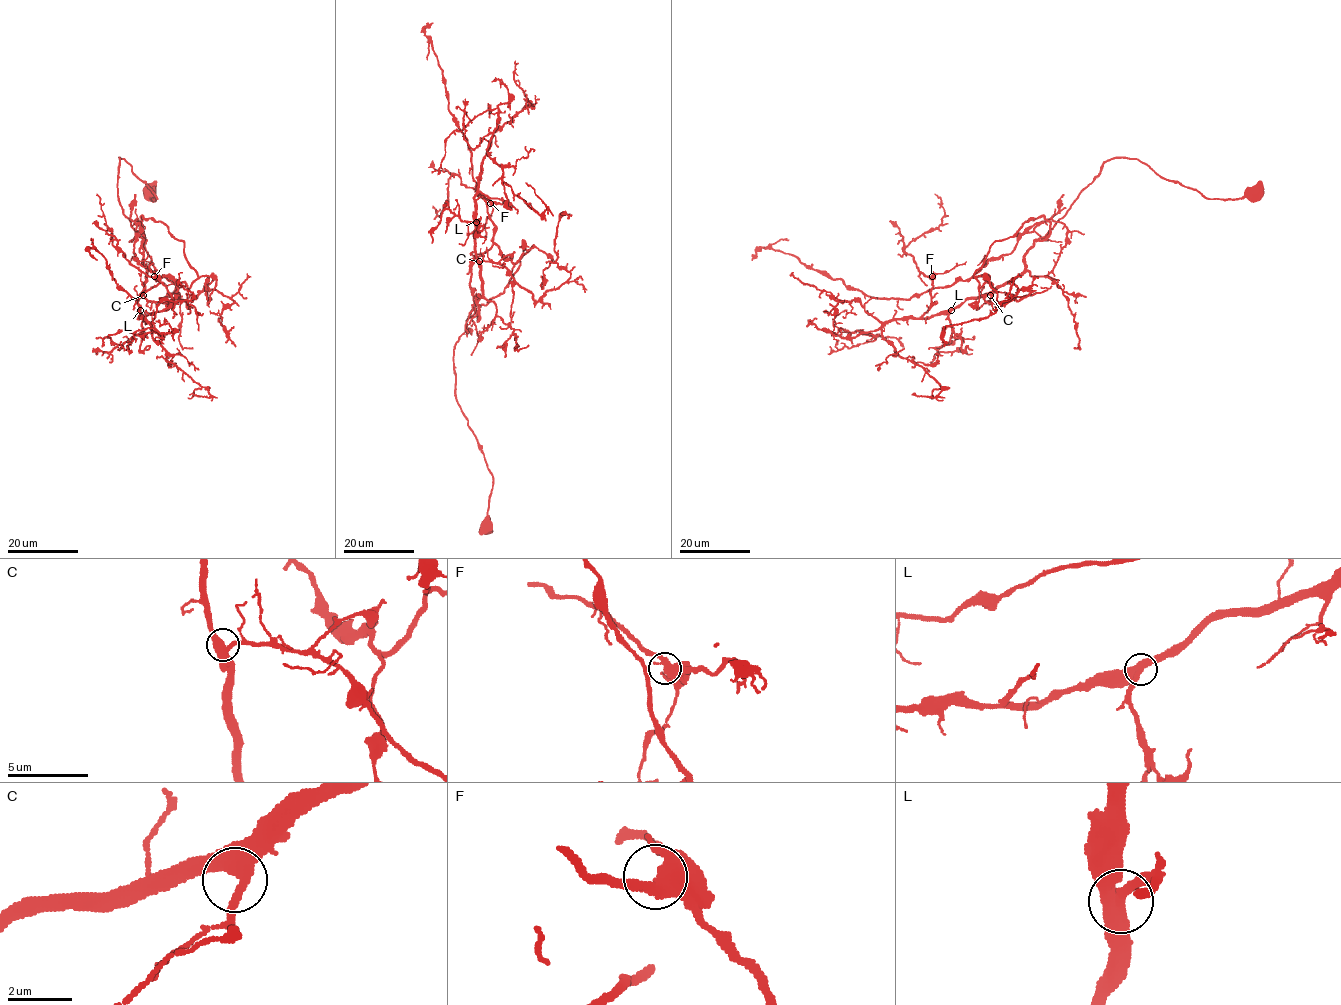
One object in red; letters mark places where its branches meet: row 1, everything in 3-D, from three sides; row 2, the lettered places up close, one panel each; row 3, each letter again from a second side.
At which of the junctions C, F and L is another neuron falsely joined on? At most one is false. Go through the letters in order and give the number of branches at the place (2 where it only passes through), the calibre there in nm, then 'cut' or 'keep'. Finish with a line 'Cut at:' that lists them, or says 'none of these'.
C: 3 | 400 nm | keep
F: 3 | 440 nm | keep
L: 3 | 400 nm | keep
Cut at: none of these

